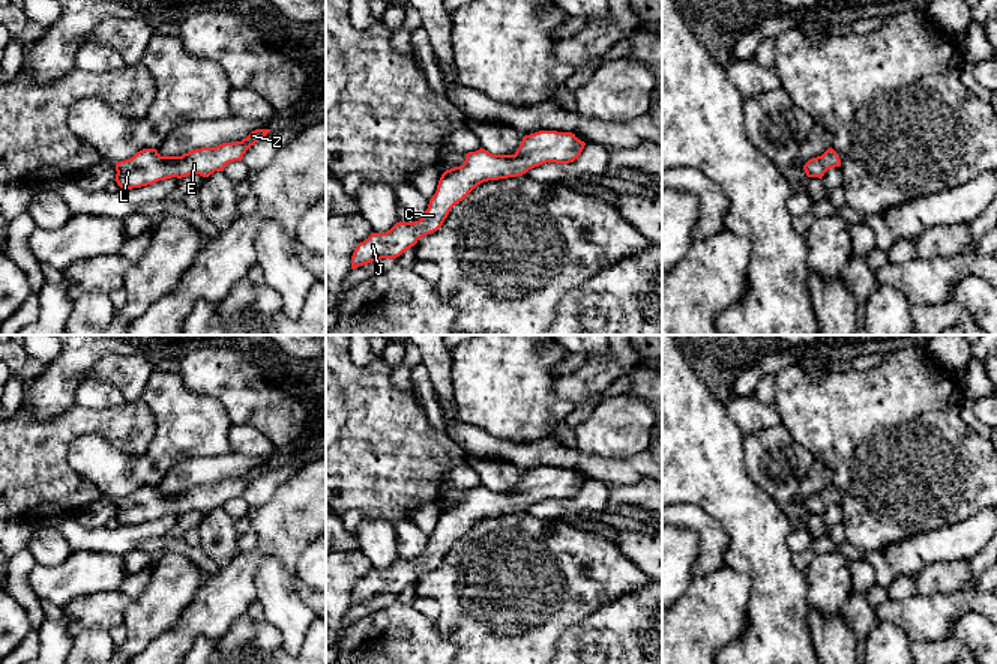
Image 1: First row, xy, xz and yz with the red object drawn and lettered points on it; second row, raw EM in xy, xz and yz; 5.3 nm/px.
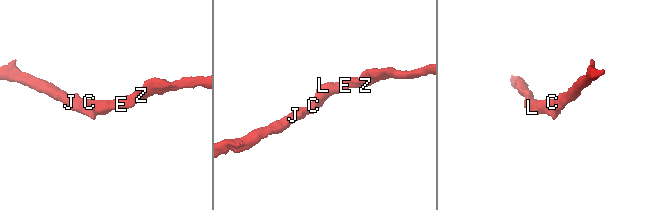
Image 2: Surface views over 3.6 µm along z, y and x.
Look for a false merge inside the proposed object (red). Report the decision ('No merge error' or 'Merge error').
No merge error

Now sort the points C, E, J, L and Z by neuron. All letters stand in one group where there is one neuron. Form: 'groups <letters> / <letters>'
groups C E J L Z

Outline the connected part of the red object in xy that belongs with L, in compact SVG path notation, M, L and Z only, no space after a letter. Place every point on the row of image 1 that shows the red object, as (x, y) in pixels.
M255 129L242 141L201 147L182 156L161 156L156 149L143 149L132 158L116 162L114 180L120 188L132 189L189 174L209 177L215 171L224 171L227 164L242 161L246 150L269 132L270 129Z

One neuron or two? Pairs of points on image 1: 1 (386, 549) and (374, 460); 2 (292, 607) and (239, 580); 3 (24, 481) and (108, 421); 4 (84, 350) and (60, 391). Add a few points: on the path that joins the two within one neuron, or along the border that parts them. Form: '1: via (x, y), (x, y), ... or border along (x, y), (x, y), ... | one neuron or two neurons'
1: border along (362, 519), (385, 519), (392, 525) | two neurons
2: border along (266, 555), (262, 558), (256, 574), (256, 598) | two neurons
3: via (39, 458), (77, 421), (86, 421) | one neuron
4: via (74, 361), (60, 380) | one neuron

